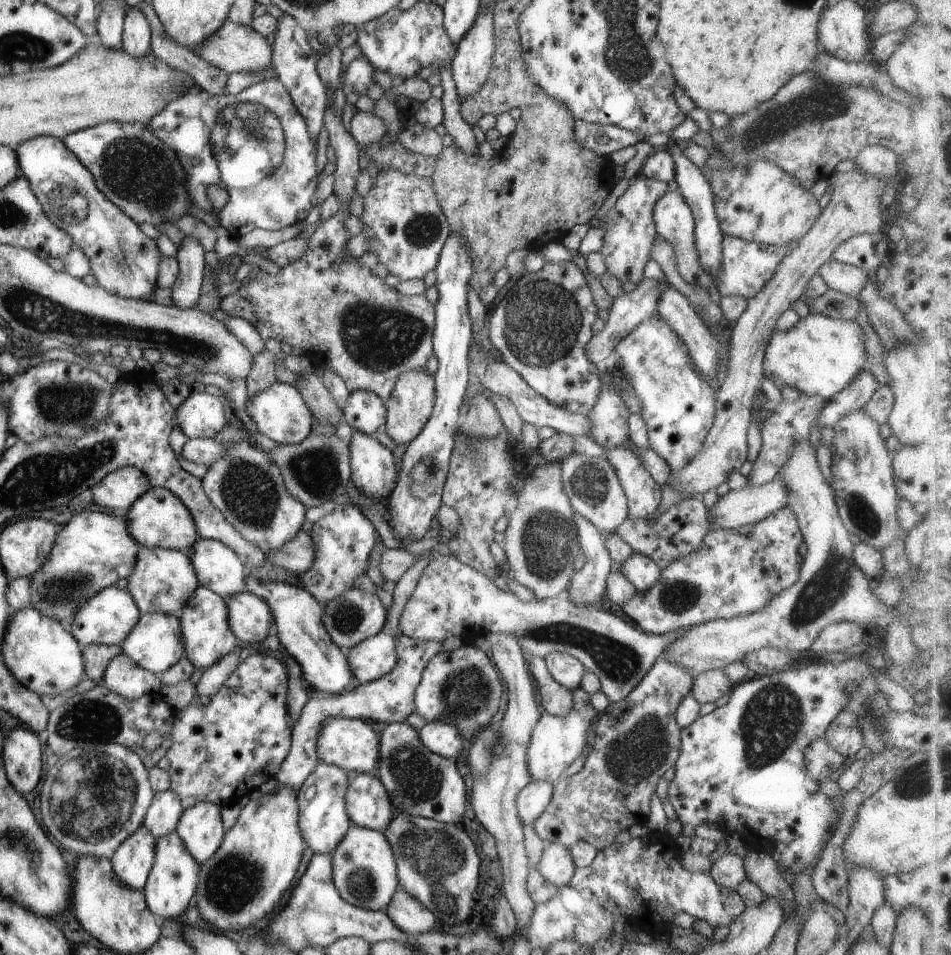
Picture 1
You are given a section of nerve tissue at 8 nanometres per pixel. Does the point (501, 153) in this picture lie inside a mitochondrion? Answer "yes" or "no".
no

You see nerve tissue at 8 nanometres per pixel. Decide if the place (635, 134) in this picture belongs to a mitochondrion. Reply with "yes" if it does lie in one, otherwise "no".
no

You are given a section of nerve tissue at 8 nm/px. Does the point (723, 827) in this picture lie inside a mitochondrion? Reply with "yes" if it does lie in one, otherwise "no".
no

